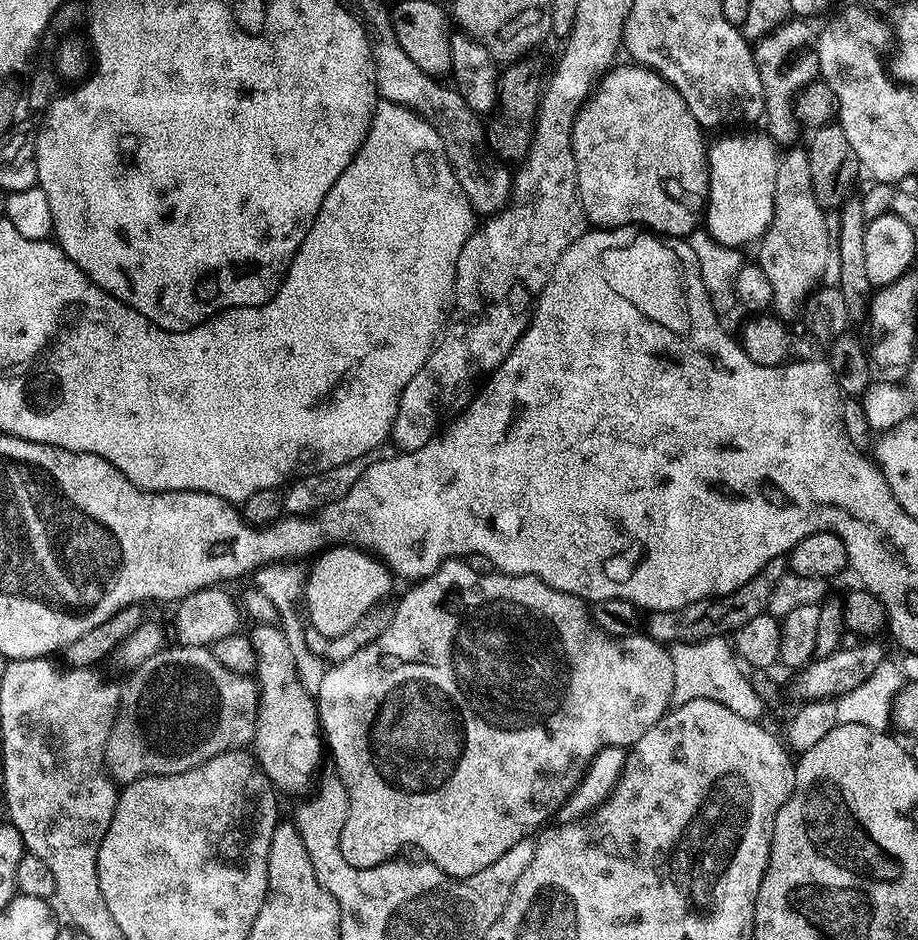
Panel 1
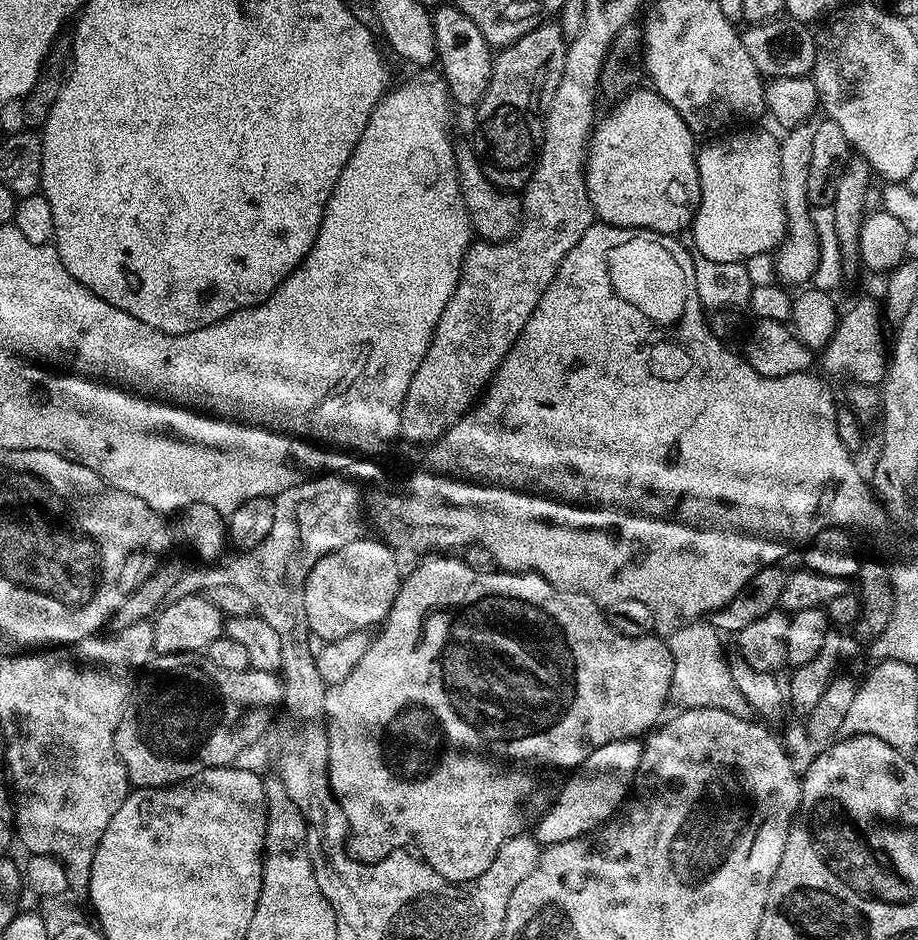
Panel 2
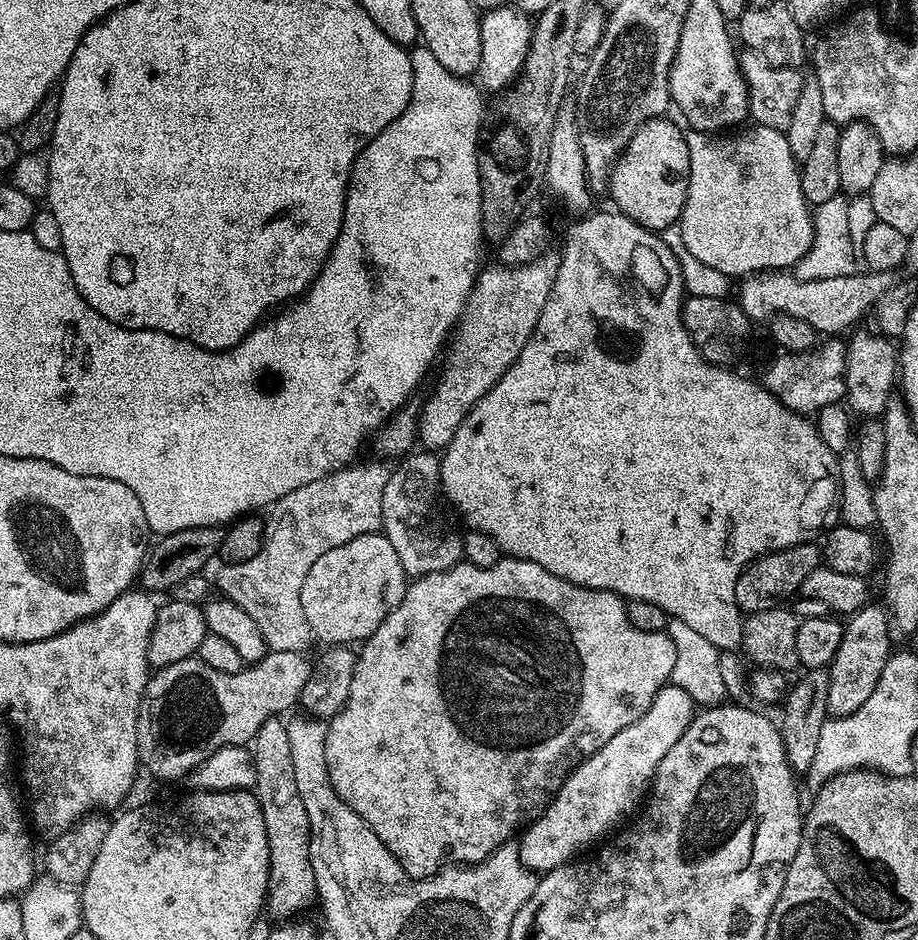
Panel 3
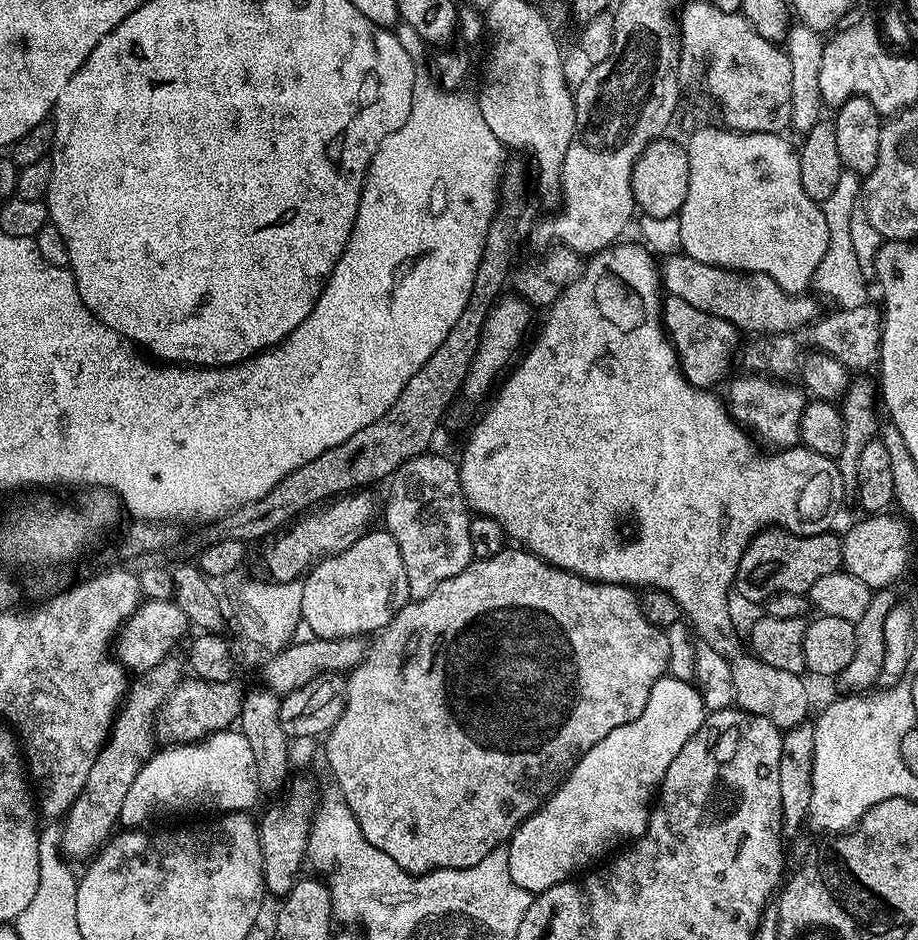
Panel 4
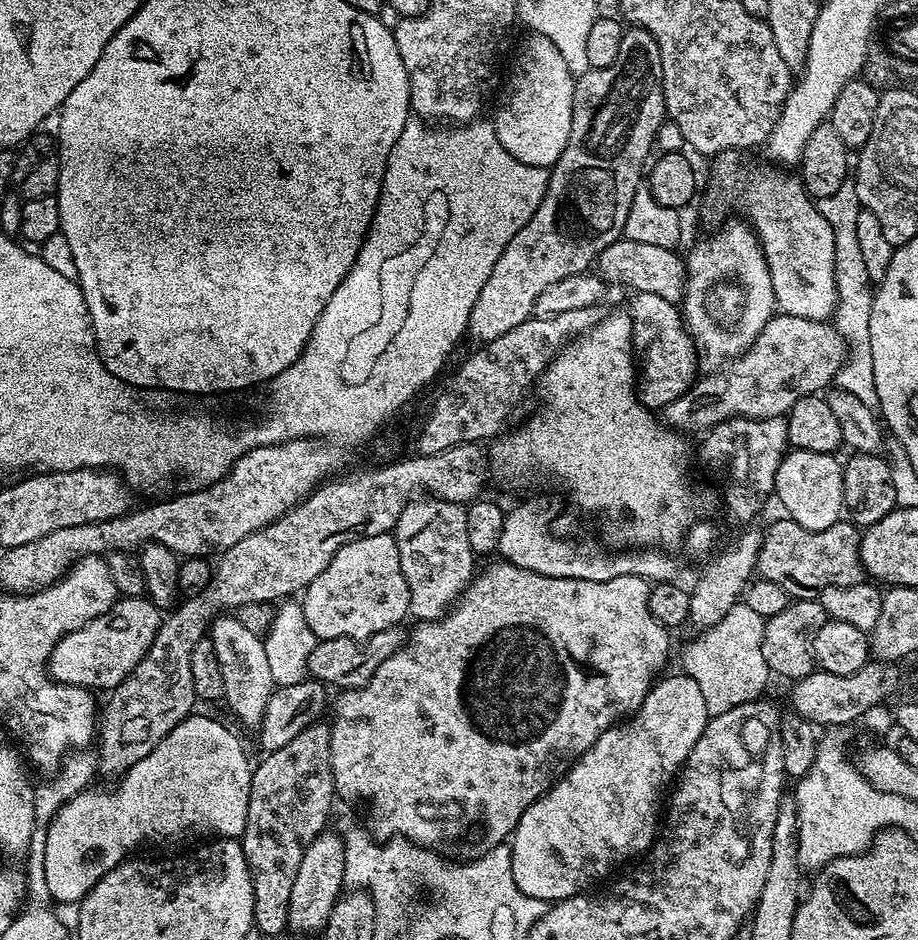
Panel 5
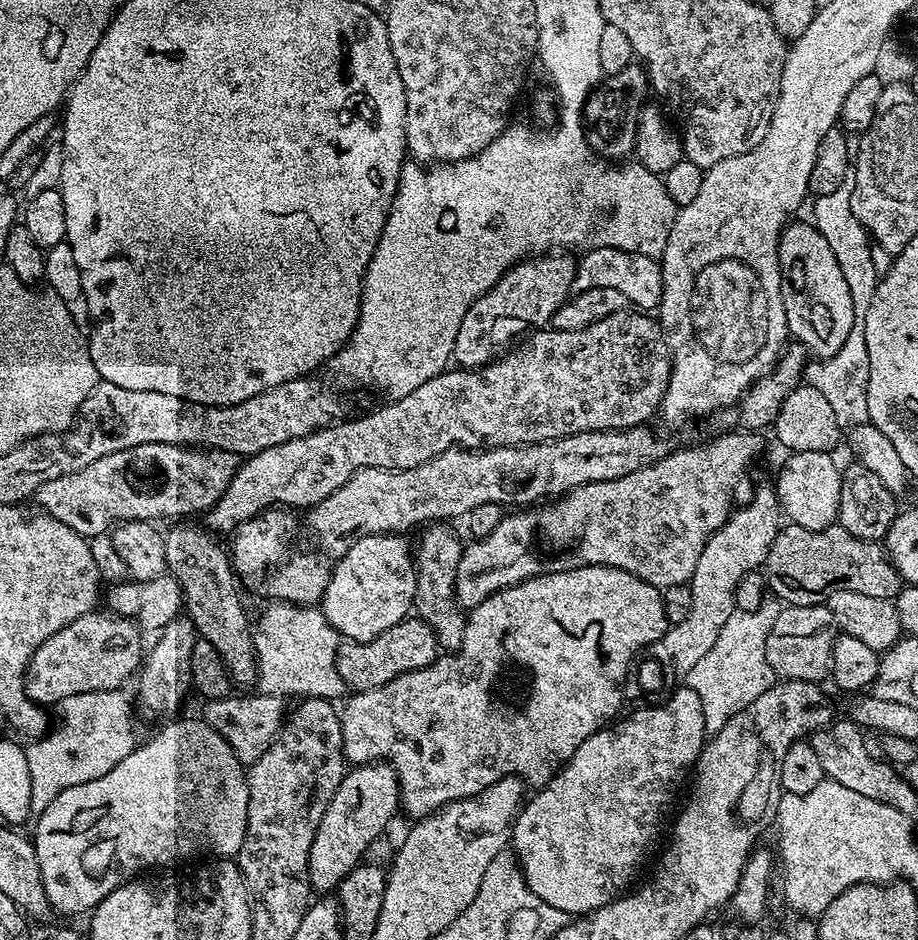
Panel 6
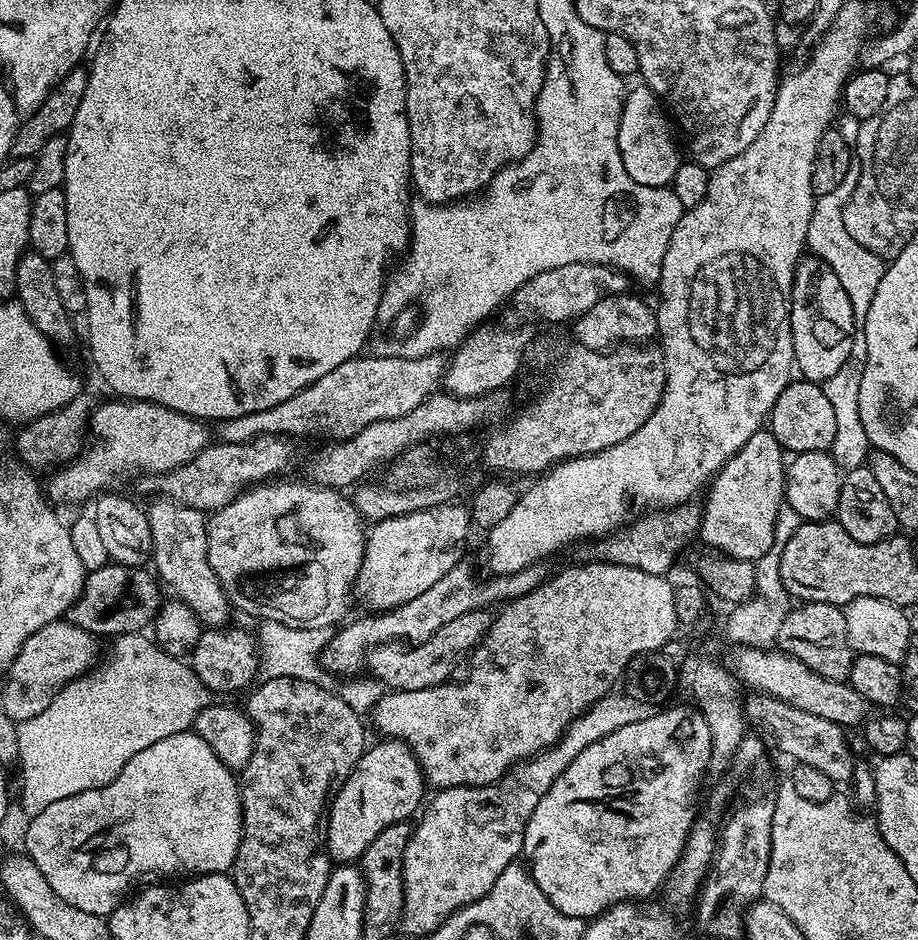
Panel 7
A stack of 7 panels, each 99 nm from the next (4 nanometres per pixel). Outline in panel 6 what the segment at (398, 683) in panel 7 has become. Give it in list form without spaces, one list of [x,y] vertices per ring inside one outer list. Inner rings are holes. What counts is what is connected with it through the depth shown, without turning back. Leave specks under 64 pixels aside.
[[[409,618],[390,626],[390,630],[378,634],[378,638],[370,642],[341,643],[336,654],[337,673],[341,675],[348,690],[353,693],[365,692],[378,686],[386,686],[386,682],[402,674],[430,666],[440,651],[434,629],[424,620]]]

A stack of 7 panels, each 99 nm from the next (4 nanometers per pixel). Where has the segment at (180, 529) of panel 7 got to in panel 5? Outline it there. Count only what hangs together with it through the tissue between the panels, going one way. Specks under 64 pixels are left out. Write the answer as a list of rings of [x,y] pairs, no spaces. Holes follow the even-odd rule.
[[[221,614],[210,625],[210,639],[222,669],[223,703],[252,730],[259,729],[277,684],[270,672],[262,636],[246,630],[236,614]]]

